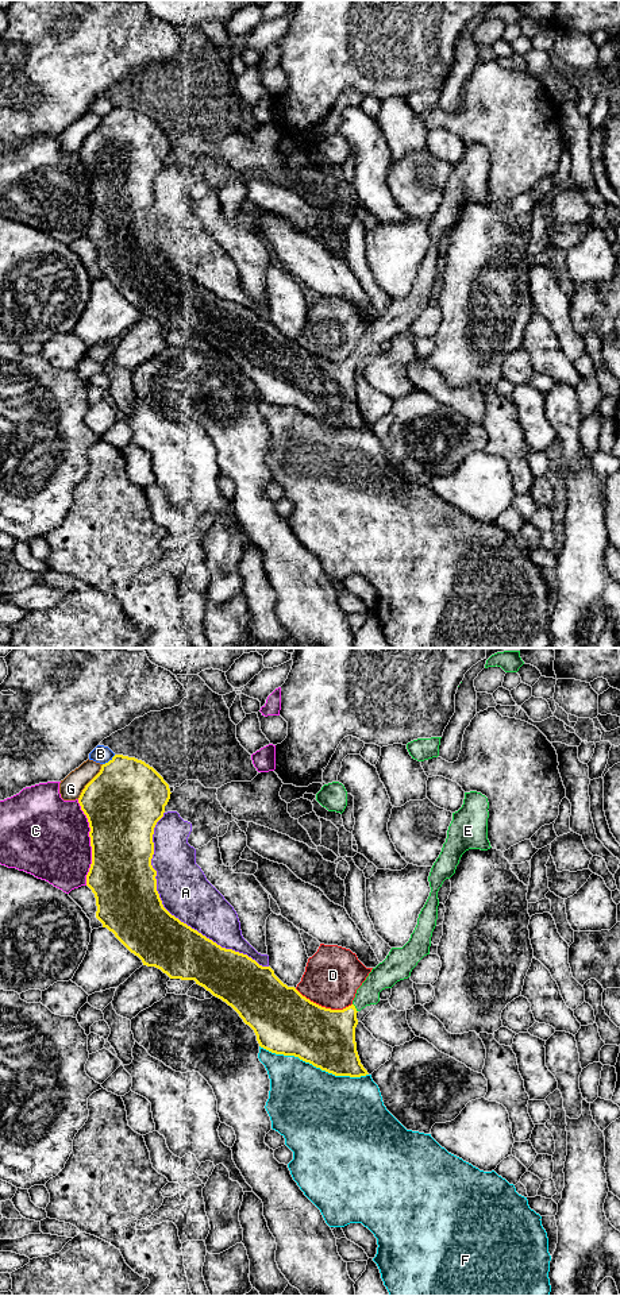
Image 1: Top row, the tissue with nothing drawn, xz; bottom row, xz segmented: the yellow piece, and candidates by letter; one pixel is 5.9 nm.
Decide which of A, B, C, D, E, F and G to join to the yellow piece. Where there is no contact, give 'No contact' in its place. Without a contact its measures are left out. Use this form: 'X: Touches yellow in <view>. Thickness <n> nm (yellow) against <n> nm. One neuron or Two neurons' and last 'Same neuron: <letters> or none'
A: Touches yellow in xz. Thickness 380 nm (yellow) against 300 nm. Two neurons
B: Touches yellow in xz. Thickness 460 nm (yellow) against 100 nm. Two neurons
C: Touches yellow in xz. Thickness 420 nm (yellow) against 480 nm. Two neurons
D: Touches yellow in xz. Thickness 380 nm (yellow) against 340 nm. Two neurons
E: Touches yellow in xz. Thickness 360 nm (yellow) against 150 nm. One neuron
F: Touches yellow in xz. Thickness 360 nm (yellow) against 460 nm. Two neurons
G: Touches yellow in xz. Thickness 460 nm (yellow) against 140 nm. Two neurons
Same neuron: E

